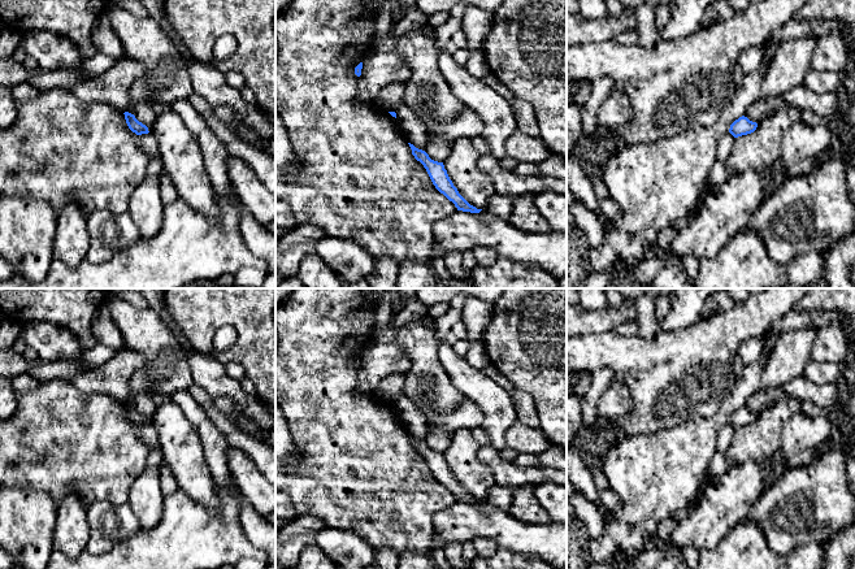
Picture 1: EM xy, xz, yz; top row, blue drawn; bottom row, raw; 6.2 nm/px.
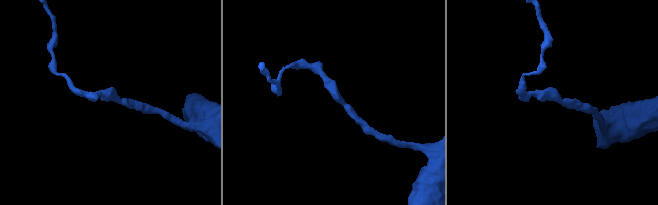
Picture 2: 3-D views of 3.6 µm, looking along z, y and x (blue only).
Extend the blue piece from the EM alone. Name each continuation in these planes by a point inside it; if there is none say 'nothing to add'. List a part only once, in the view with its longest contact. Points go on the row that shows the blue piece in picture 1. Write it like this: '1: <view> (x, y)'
nothing to add

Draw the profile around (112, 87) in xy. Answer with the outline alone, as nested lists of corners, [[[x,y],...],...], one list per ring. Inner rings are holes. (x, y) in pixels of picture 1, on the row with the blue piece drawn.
[[[122,57],[101,75],[82,81],[69,92],[82,101],[105,103],[125,113],[131,109],[130,87],[143,75],[142,64]]]

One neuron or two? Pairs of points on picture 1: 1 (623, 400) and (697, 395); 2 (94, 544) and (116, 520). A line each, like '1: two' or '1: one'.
1: two
2: one

